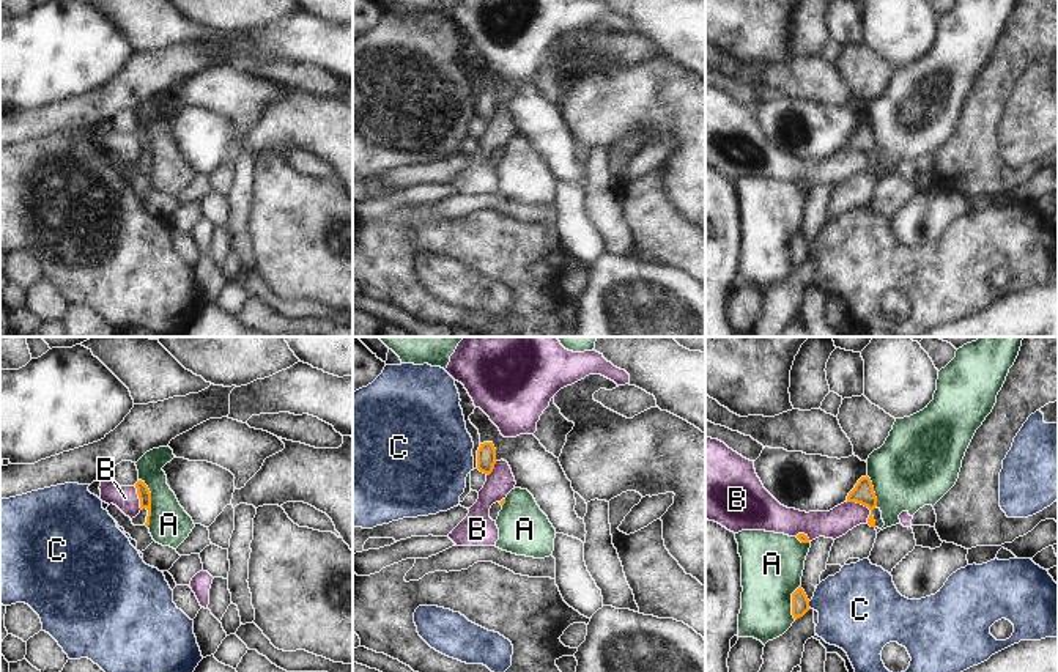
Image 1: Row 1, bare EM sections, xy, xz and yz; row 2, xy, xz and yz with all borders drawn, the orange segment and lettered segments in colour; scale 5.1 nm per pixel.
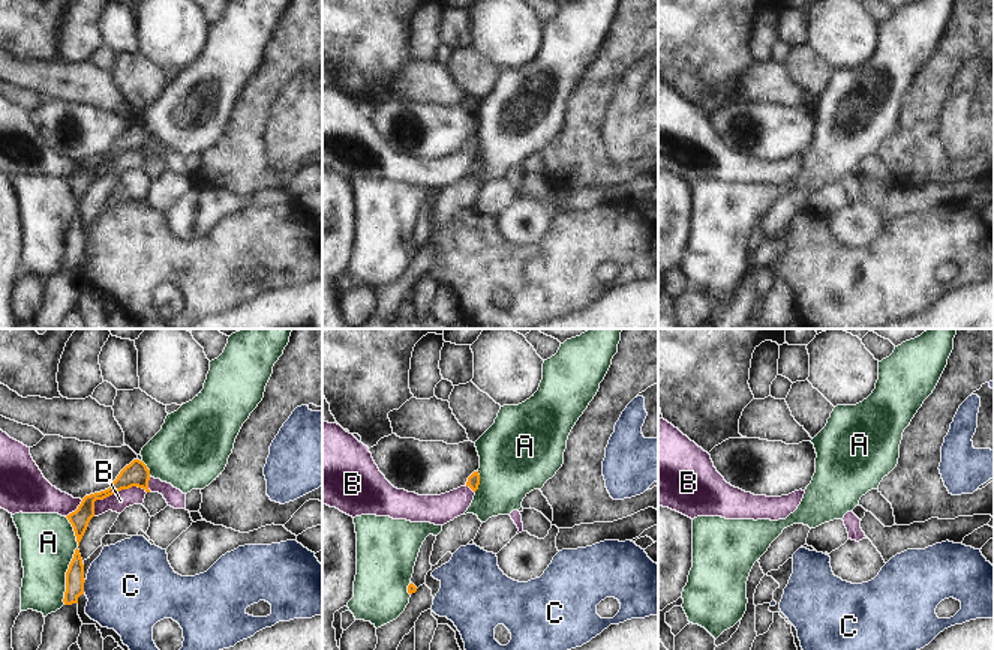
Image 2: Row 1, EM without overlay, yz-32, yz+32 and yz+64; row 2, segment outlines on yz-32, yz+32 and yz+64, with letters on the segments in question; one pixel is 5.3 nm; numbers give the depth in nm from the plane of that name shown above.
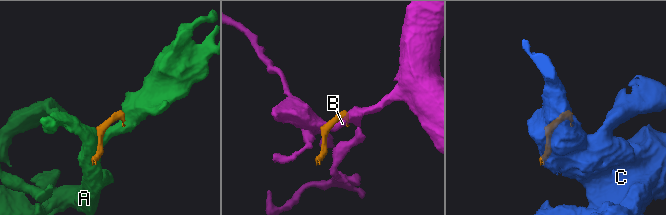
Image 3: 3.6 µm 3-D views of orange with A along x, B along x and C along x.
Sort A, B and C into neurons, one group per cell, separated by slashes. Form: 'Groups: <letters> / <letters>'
Groups: A / B / C.

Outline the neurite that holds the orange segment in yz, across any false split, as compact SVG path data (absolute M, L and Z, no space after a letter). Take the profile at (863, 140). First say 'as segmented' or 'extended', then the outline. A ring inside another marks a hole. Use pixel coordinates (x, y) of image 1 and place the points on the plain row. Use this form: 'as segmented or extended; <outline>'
extended; M867 123L861 124L858 127L855 135L849 140L847 150L856 150L856 151L861 151L861 153L864 153L871 157L871 162L867 165L867 172L871 175L882 176L885 173L885 170L882 167L882 159L877 154L877 145L875 145L875 140L874 140L872 129Z

